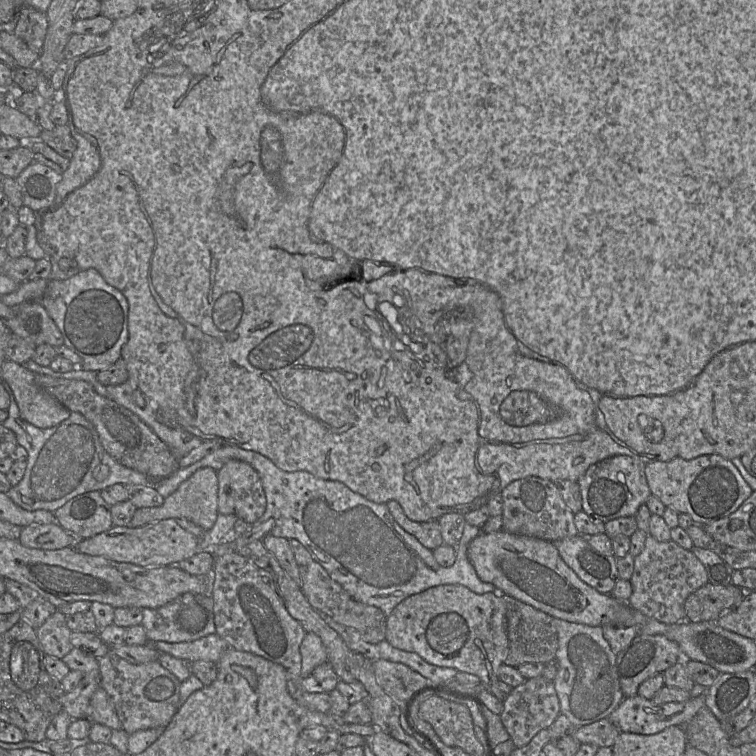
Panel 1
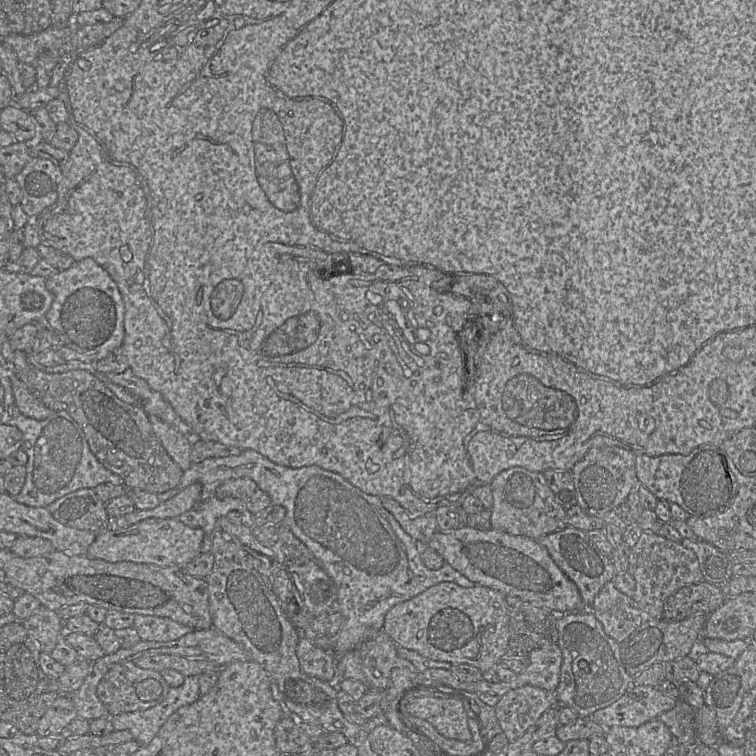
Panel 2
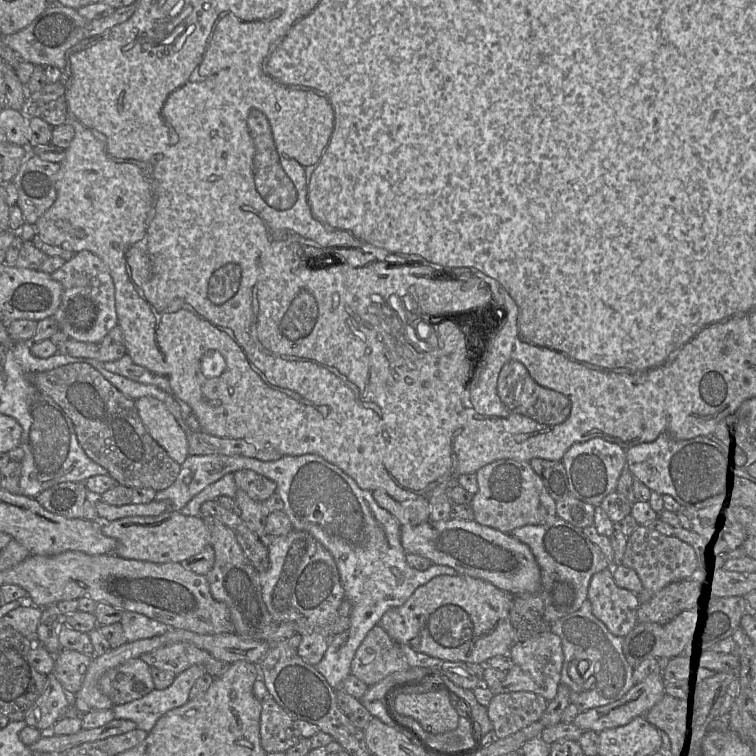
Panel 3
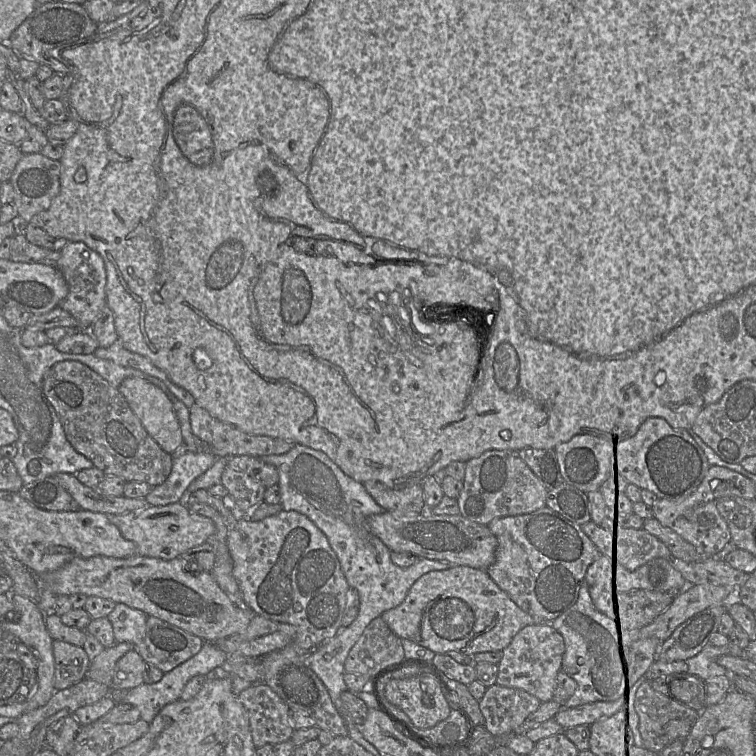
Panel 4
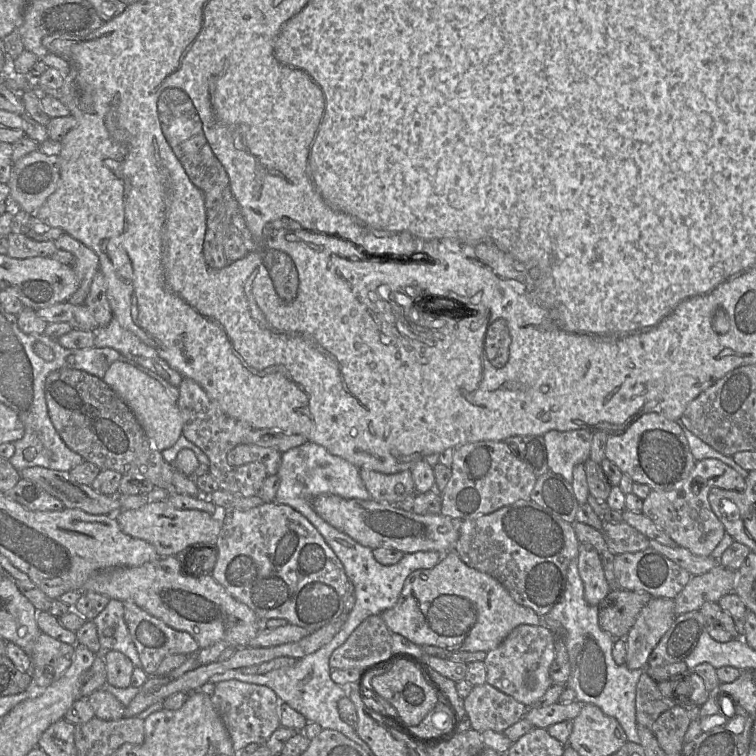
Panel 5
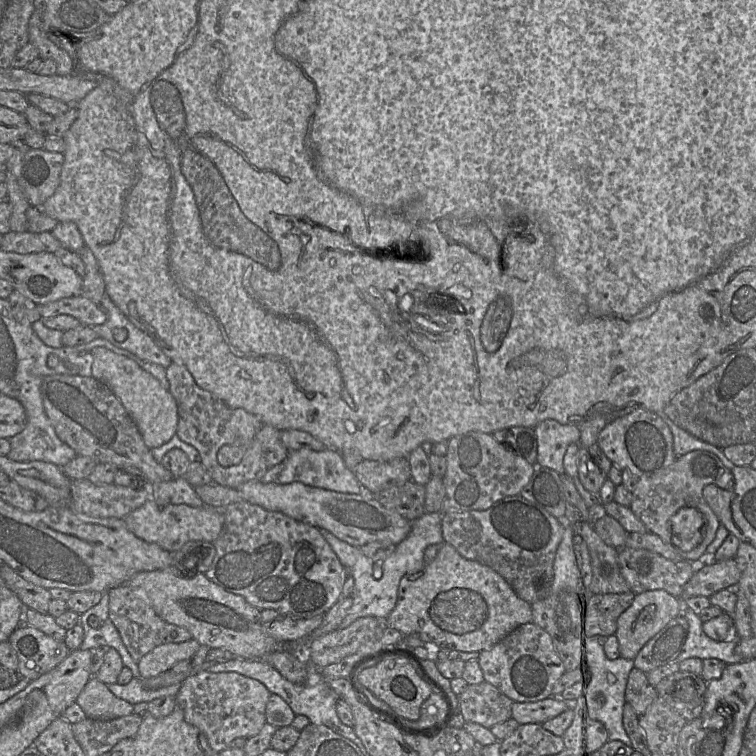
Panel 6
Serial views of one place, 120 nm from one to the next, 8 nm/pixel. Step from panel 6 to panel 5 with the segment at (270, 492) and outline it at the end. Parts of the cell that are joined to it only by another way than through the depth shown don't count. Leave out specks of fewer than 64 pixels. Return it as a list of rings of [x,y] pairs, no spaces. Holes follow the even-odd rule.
[[[333,494],[317,496],[312,501],[312,507],[327,523],[361,545],[371,549],[396,549],[405,554],[418,551],[438,551],[446,554],[453,551],[459,537],[460,522],[464,520],[441,514],[421,515],[387,502],[346,499]]]

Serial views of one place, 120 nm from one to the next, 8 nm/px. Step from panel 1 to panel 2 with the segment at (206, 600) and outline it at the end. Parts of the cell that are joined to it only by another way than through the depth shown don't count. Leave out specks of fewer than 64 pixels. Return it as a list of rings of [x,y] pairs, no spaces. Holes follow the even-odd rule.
[[[135,614],[133,627],[142,641],[177,640],[194,629],[169,618]]]

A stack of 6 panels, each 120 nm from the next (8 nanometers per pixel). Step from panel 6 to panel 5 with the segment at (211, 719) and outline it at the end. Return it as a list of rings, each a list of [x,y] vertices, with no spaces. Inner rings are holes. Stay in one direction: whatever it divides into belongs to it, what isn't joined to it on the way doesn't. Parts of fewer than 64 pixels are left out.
[[[232,679],[211,684],[208,690],[236,752],[251,743],[264,744],[281,726],[279,706],[283,701],[267,686]]]

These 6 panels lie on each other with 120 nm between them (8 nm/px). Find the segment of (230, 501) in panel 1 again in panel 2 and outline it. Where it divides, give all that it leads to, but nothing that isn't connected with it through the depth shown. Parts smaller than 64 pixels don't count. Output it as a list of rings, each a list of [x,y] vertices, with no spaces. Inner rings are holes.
[[[248,477],[222,483],[218,486],[214,495],[219,499],[229,497],[241,499],[246,509],[253,515],[260,513],[272,503],[270,496]]]

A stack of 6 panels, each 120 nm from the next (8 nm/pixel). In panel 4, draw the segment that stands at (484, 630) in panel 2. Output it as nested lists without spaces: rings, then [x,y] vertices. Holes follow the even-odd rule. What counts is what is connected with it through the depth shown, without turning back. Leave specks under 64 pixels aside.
[[[450,565],[447,569],[422,575],[410,587],[403,602],[384,611],[380,617],[400,639],[414,641],[435,654],[455,651],[467,656],[480,652],[503,651],[523,627],[553,621],[540,620],[524,612],[494,583],[486,570],[464,565]]]

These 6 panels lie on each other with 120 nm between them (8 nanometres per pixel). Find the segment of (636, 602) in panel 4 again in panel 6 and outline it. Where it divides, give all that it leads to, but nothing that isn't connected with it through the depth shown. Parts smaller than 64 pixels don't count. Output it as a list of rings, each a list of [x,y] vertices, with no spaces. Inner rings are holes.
[[[632,592],[586,595],[586,624],[603,636],[615,634],[619,616],[631,606],[635,595]]]

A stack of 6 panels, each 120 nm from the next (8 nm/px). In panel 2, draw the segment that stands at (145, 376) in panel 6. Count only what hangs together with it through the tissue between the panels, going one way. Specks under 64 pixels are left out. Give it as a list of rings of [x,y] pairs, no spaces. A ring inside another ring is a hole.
[[[148,415],[156,437],[175,463],[183,470],[187,470],[191,462],[191,447],[189,440],[172,425],[156,416]]]

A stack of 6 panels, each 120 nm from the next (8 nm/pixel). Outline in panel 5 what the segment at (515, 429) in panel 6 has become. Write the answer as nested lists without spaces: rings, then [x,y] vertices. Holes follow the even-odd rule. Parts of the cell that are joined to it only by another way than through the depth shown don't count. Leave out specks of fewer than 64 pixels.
[[[517,435],[504,440],[511,453],[525,462],[536,477],[550,471],[543,436]]]

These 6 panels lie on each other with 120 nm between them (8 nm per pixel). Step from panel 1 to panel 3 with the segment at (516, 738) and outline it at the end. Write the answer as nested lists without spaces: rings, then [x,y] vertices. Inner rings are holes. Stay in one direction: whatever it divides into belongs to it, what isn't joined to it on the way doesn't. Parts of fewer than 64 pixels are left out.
[[[527,691],[494,694],[487,712],[498,739],[506,738],[539,721],[548,702],[543,696]]]

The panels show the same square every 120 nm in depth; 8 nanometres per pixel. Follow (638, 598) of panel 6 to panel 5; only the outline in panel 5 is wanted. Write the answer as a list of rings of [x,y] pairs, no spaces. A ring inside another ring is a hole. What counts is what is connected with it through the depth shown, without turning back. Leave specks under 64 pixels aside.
[[[652,598],[626,635],[626,666],[644,669],[649,655],[675,619],[674,599]]]

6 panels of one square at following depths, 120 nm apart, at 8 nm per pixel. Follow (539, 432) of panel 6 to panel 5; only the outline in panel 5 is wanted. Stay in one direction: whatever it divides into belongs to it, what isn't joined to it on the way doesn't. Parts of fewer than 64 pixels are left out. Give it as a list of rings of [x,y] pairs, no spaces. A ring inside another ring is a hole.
[[[584,429],[546,432],[543,440],[549,470],[571,483],[574,467],[590,459],[592,435],[592,432]]]

